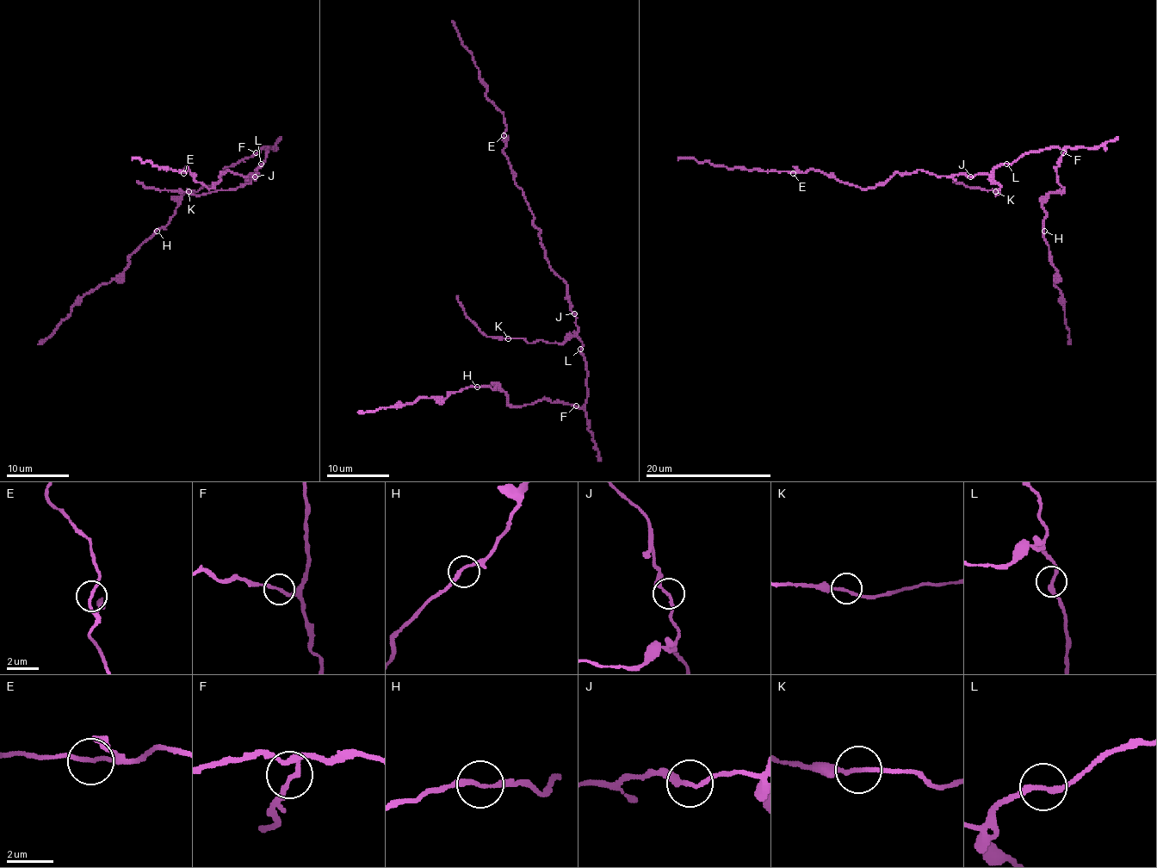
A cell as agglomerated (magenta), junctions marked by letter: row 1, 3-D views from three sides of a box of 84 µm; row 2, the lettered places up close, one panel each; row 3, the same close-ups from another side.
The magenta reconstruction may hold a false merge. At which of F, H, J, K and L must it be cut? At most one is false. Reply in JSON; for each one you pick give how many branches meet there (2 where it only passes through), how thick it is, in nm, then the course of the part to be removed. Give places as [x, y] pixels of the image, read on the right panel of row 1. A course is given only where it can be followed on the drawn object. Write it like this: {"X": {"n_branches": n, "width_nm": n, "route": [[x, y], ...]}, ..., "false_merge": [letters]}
{"false_merge": []}

